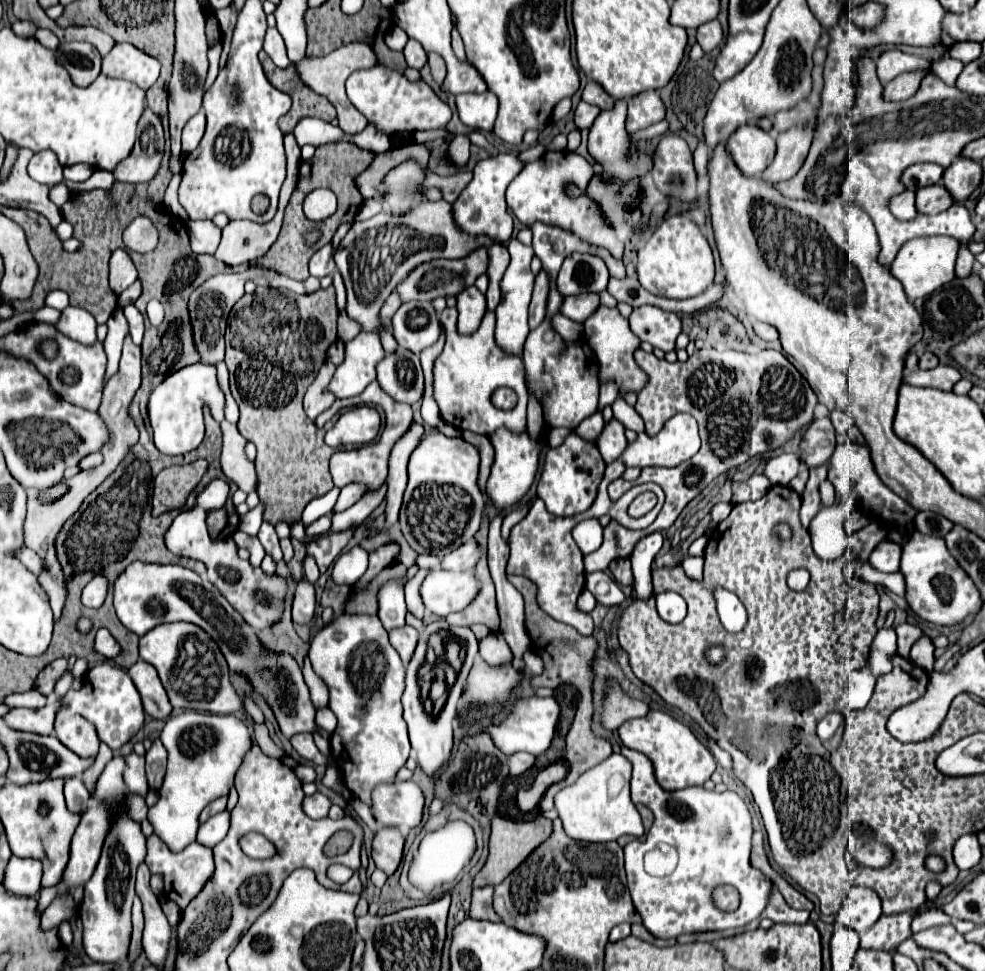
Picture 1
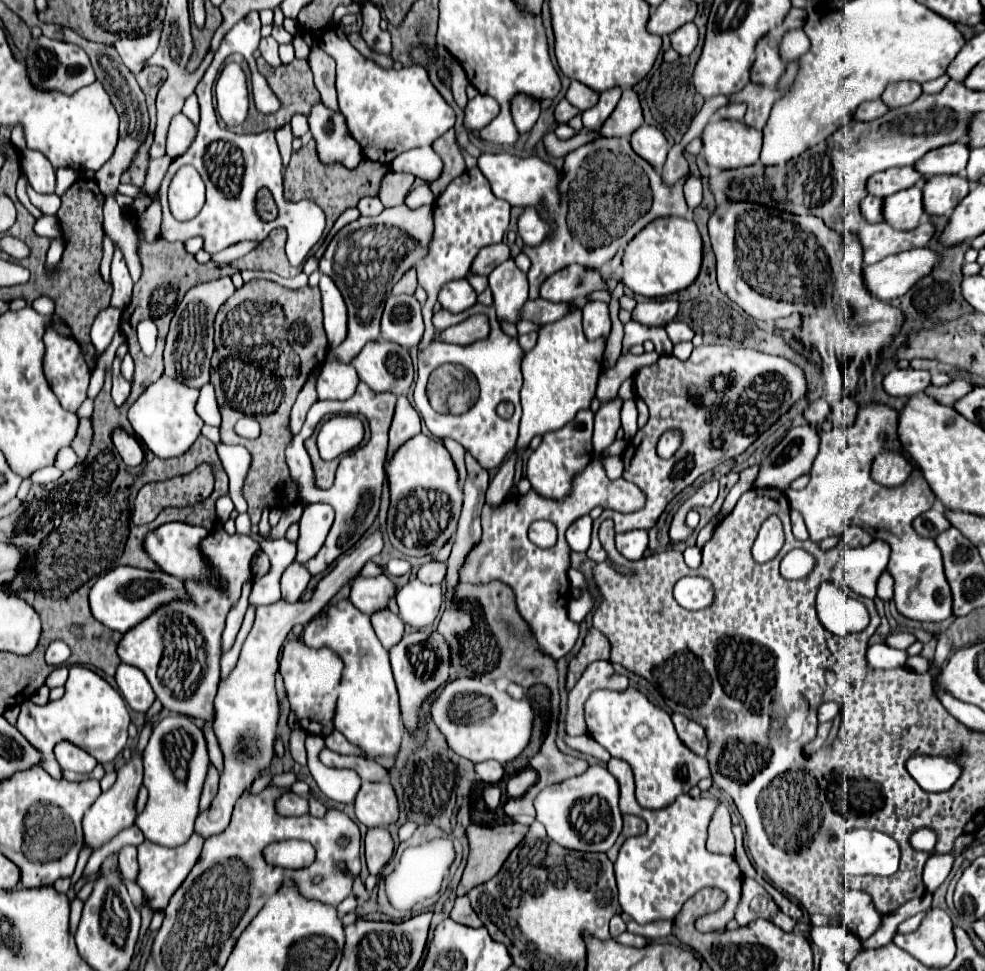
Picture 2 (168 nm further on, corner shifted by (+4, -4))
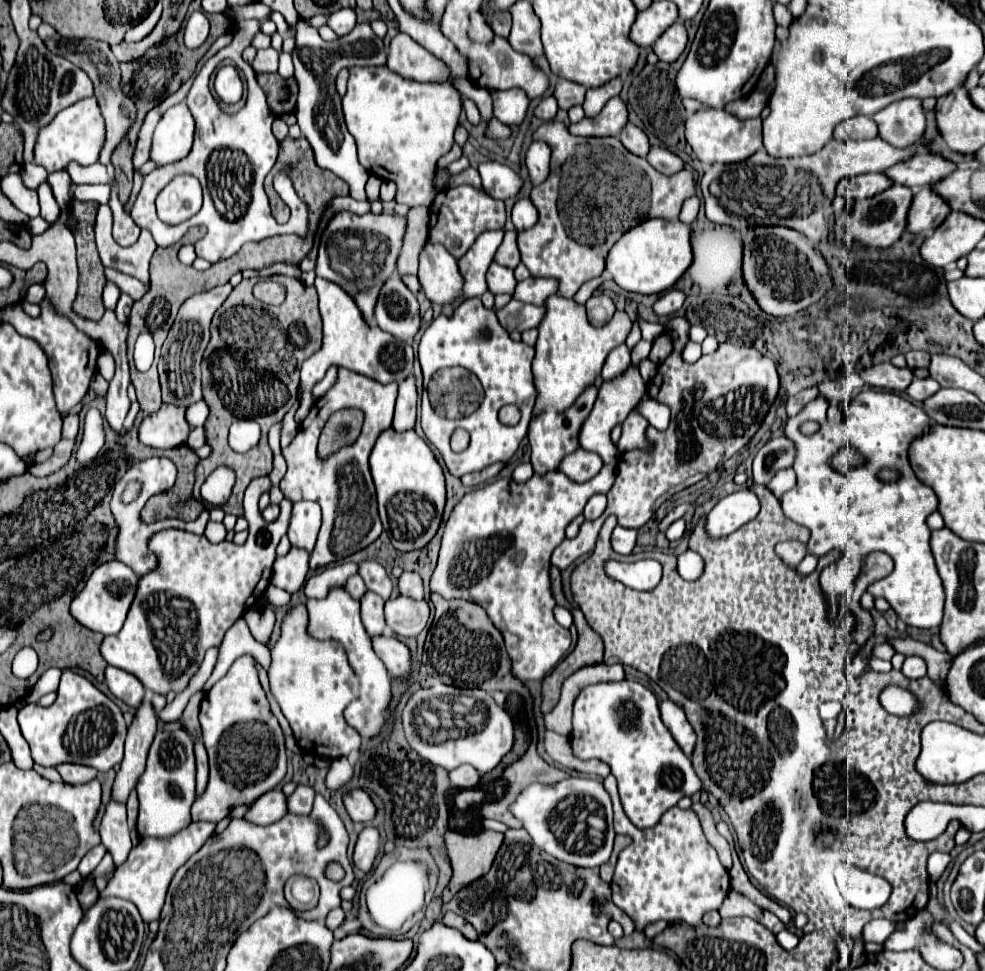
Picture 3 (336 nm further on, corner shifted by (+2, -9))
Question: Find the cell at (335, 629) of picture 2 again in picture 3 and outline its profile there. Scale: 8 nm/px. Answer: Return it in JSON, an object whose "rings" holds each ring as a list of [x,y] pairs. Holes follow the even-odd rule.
{"rings":[[[332,589],[328,593],[328,597],[322,601],[310,599],[308,613],[310,613],[310,621],[308,621],[308,629],[306,629],[308,635],[318,641],[326,641],[326,639],[338,641],[346,649],[348,661],[360,679],[360,695],[344,711],[346,723],[350,727],[354,727],[362,735],[362,739],[378,737],[382,733],[382,729],[386,727],[386,711],[392,703],[392,685],[390,685],[390,675],[388,675],[382,659],[374,653],[370,635],[366,633],[366,629],[362,625],[360,603],[356,603],[348,595],[346,589]]]}

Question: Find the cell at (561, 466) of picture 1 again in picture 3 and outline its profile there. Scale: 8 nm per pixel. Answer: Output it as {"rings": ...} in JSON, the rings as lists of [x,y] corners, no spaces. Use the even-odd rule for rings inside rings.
{"rings":[[[588,387],[588,391],[584,391],[584,395],[580,395],[580,399],[568,411],[564,411],[564,415],[556,415],[556,411],[546,411],[544,415],[540,415],[540,419],[530,421],[530,427],[528,427],[528,439],[530,439],[530,449],[532,449],[530,463],[536,475],[558,471],[562,459],[574,453],[576,449],[580,449],[580,429],[592,411],[596,393],[598,393],[596,387]]]}

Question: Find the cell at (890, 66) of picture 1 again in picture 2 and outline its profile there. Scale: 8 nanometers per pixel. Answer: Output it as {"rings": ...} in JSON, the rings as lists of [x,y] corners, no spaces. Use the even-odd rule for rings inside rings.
{"rings":[[[896,82],[886,88],[882,94],[882,102],[886,102],[888,108],[900,108],[910,102],[914,102],[922,94],[920,84],[916,82]]]}

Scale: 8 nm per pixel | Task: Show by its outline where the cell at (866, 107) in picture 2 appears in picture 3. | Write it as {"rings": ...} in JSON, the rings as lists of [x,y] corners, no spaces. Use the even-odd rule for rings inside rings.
{"rings":[[[852,117],[844,123],[840,123],[840,127],[836,127],[836,139],[848,141],[848,139],[872,139],[878,135],[878,127],[876,121],[872,117]]]}

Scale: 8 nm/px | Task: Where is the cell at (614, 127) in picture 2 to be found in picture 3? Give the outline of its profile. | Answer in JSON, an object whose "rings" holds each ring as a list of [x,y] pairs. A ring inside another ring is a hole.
{"rings":[[[612,97],[604,107],[604,111],[596,115],[596,119],[584,117],[580,123],[570,125],[568,131],[580,137],[608,137],[608,135],[620,135],[626,125],[628,125],[626,103],[620,97]]]}

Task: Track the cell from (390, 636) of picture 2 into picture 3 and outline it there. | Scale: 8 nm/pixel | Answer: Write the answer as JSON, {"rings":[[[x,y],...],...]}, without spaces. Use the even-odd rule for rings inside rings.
{"rings":[[[368,591],[364,595],[364,599],[360,599],[362,605],[362,623],[368,631],[370,637],[376,635],[386,635],[388,625],[386,625],[386,617],[384,617],[384,599],[372,591]]]}

